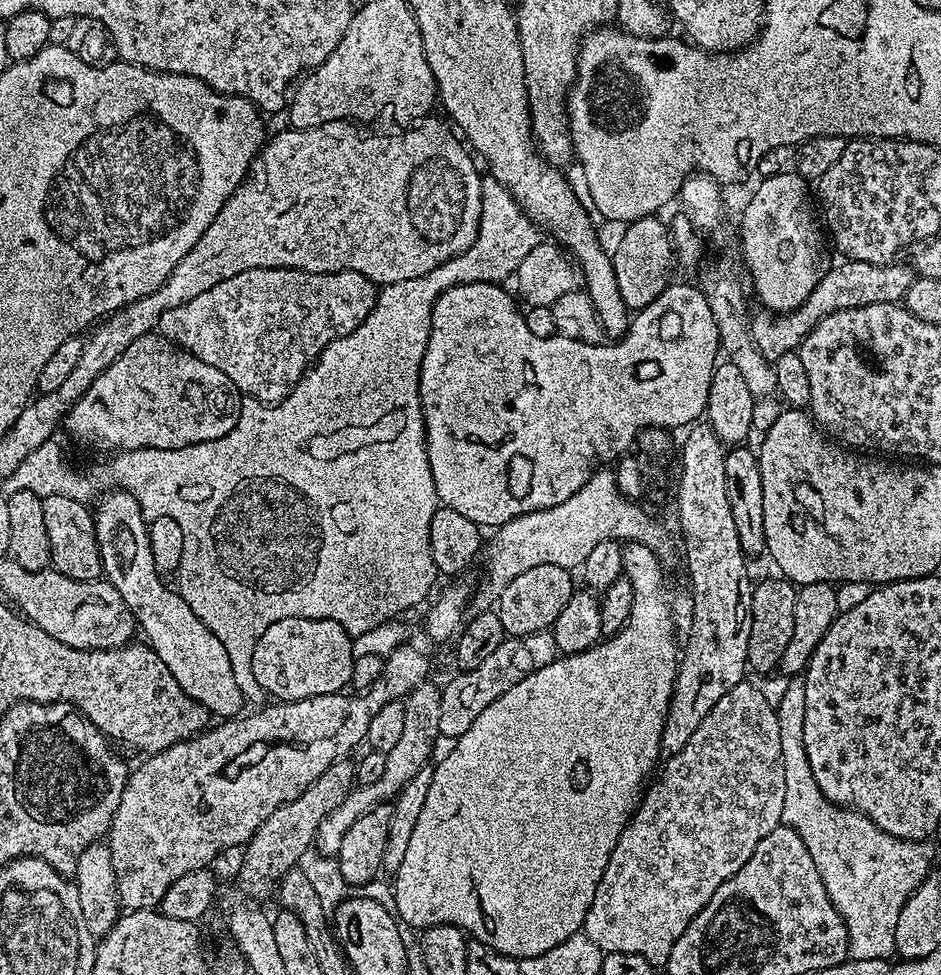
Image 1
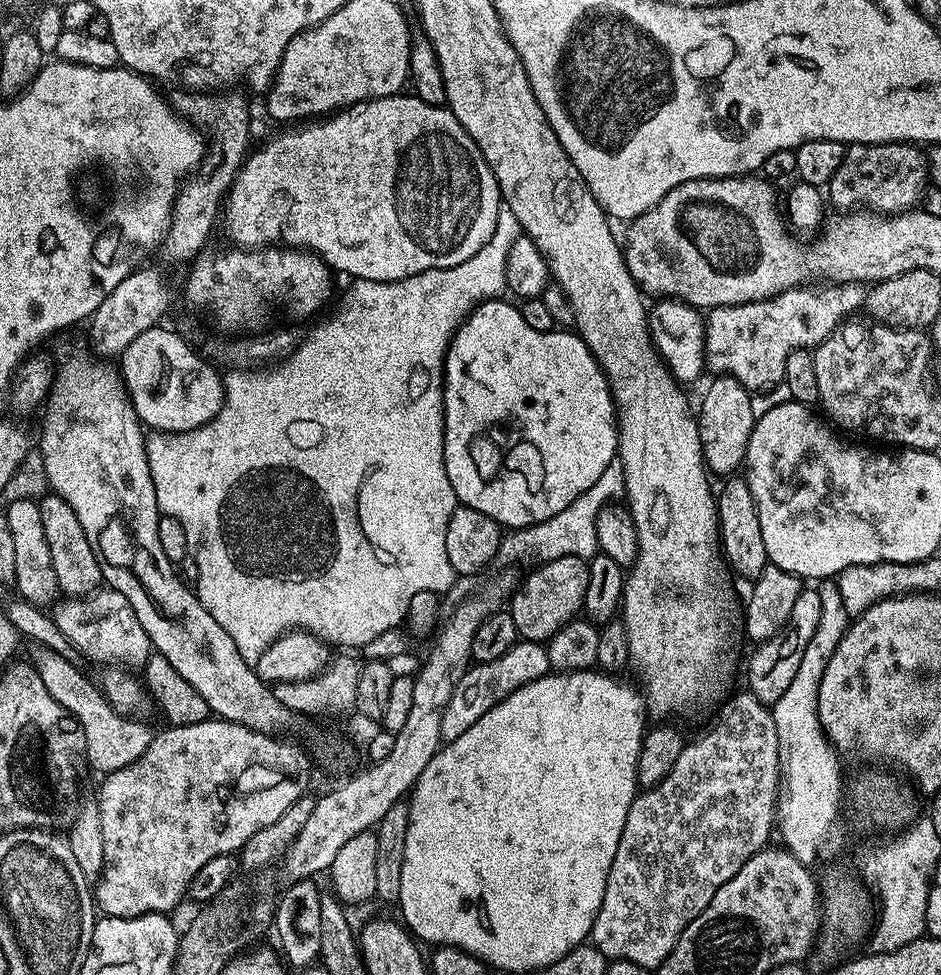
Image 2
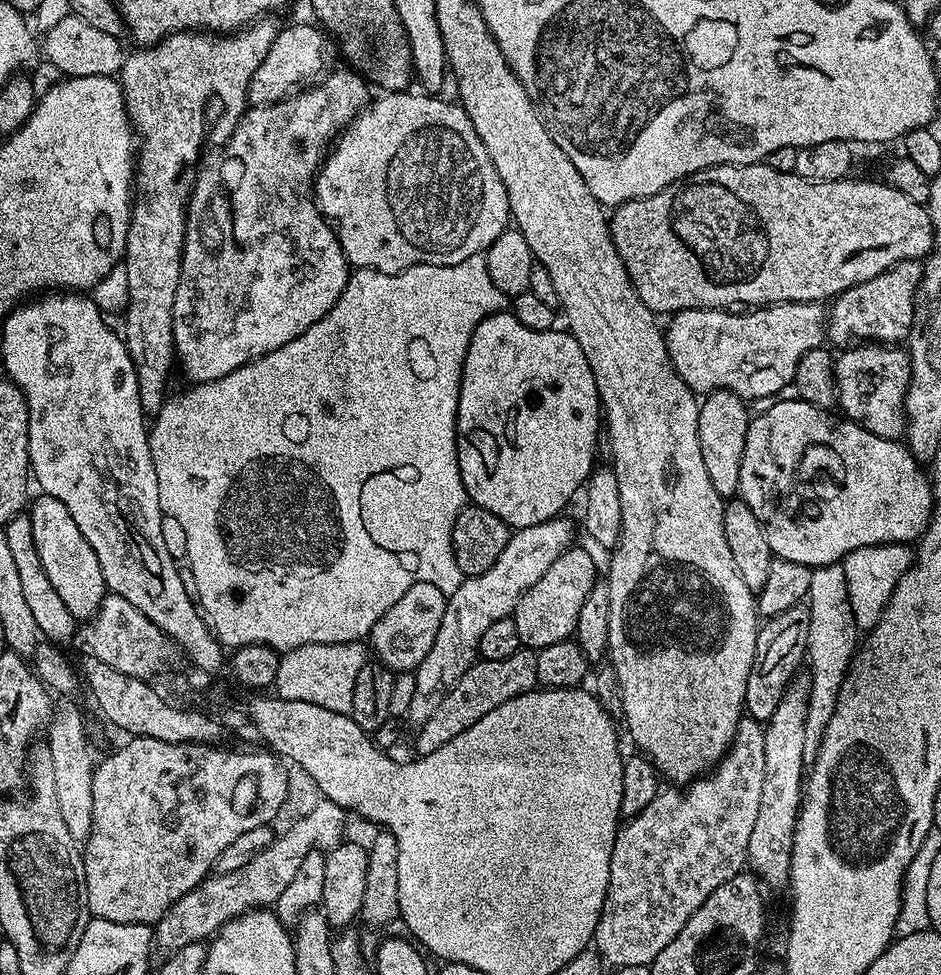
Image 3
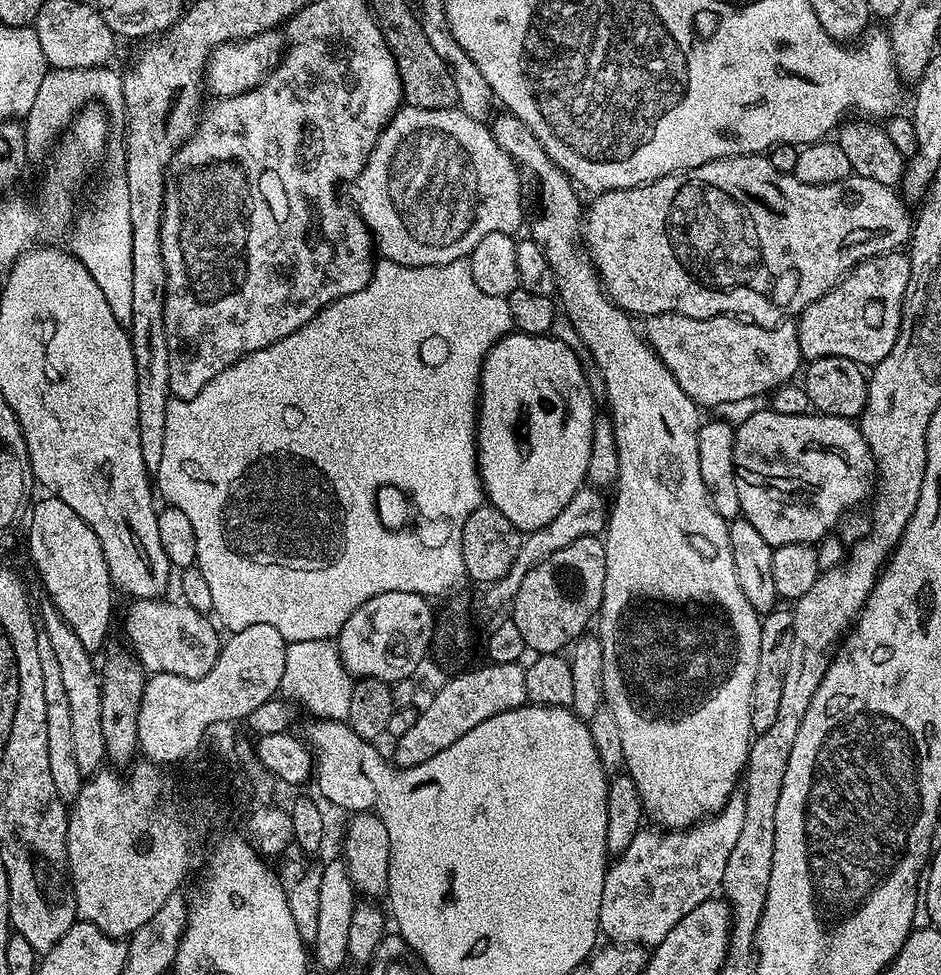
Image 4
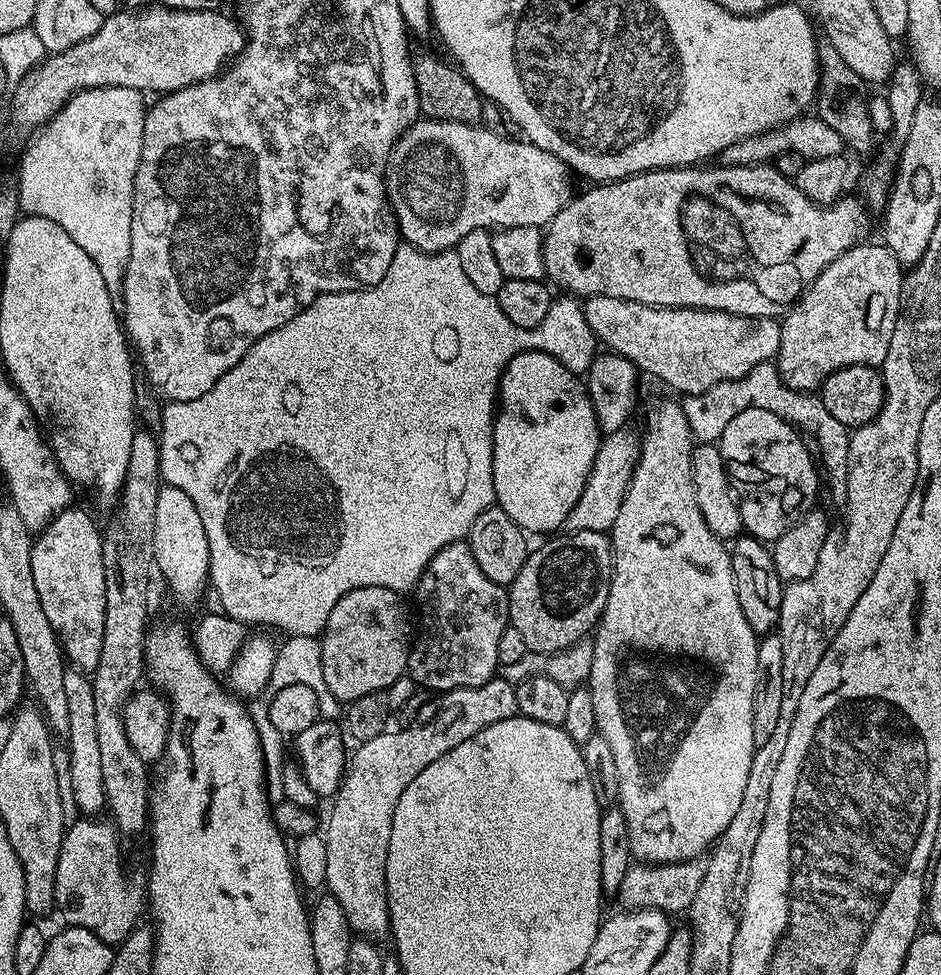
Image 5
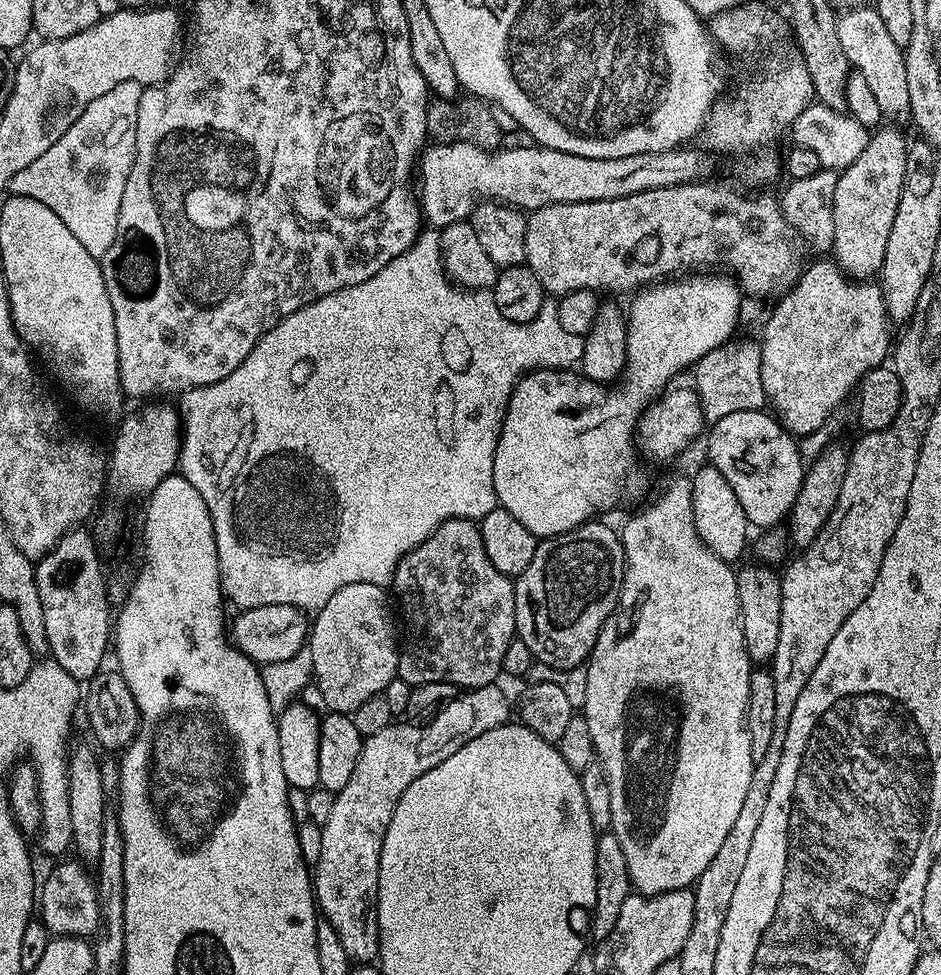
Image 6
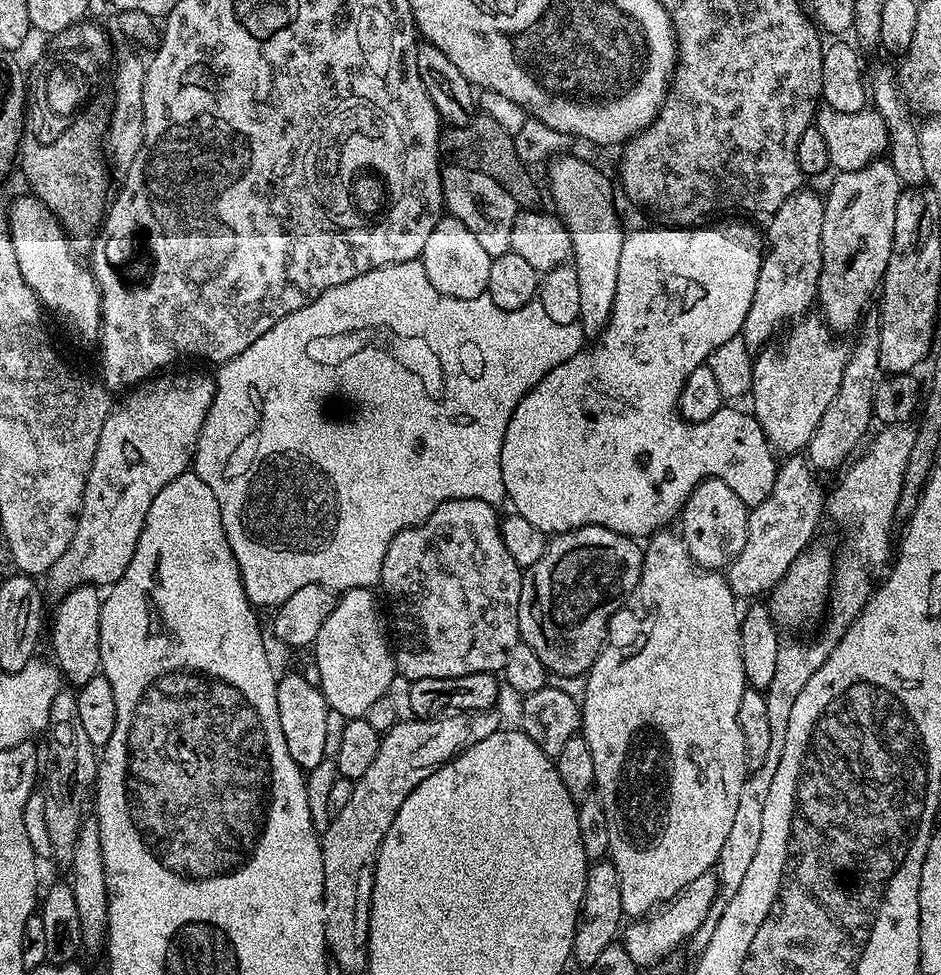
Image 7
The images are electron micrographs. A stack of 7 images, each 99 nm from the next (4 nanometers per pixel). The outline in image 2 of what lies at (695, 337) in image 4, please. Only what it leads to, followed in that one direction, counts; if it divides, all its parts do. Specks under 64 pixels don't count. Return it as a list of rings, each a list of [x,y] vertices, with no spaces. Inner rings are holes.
[[[828,282],[819,286],[792,288],[766,300],[711,309],[707,313],[704,325],[703,359],[708,360],[708,368],[712,374],[732,376],[736,381],[742,382],[748,391],[758,392],[776,383],[779,385],[784,379],[786,360],[792,351],[815,348],[836,329],[837,325],[853,315],[854,310],[859,307],[861,309],[866,301],[865,285]]]

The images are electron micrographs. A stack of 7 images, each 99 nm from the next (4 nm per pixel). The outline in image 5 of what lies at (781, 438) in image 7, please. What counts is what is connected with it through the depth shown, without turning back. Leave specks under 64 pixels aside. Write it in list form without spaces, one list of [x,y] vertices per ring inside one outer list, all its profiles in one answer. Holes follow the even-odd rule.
[[[883,242],[868,243],[856,244],[834,258],[834,262],[830,262],[826,270],[822,270],[822,274],[814,278],[804,295],[783,313],[779,321],[781,345],[778,346],[774,365],[785,383],[801,393],[819,389],[829,374],[842,370],[843,367],[855,364],[883,365],[886,350],[890,350],[890,338],[894,334],[896,319],[900,313],[906,276],[900,260],[894,258],[894,254]]]

